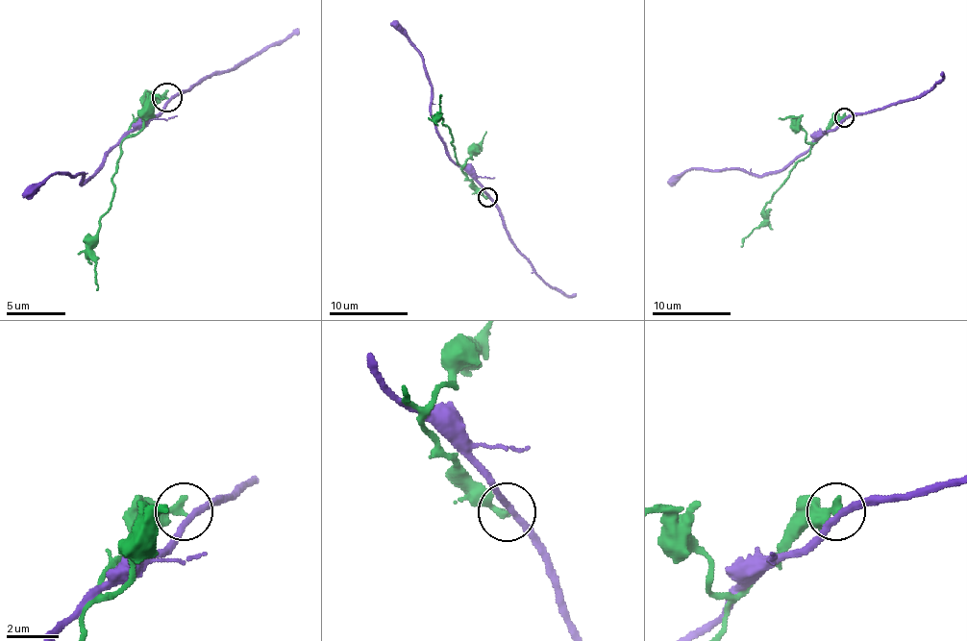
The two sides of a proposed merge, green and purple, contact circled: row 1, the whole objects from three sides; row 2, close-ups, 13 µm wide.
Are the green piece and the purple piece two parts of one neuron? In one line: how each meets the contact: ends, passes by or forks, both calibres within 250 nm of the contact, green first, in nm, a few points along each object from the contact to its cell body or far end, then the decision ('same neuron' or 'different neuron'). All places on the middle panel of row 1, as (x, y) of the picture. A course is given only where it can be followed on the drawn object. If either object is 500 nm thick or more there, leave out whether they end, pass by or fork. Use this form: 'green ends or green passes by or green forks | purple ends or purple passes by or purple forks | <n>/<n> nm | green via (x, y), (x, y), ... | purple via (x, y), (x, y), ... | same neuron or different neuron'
green ends | purple passes by | 320/240 nm | green via (488, 196), (474, 186), (457, 163), (451, 143), (453, 137), (439, 118), (441, 94) | purple via (488, 196), (449, 155), (435, 130), (423, 56), (394, 20) | different neuron

